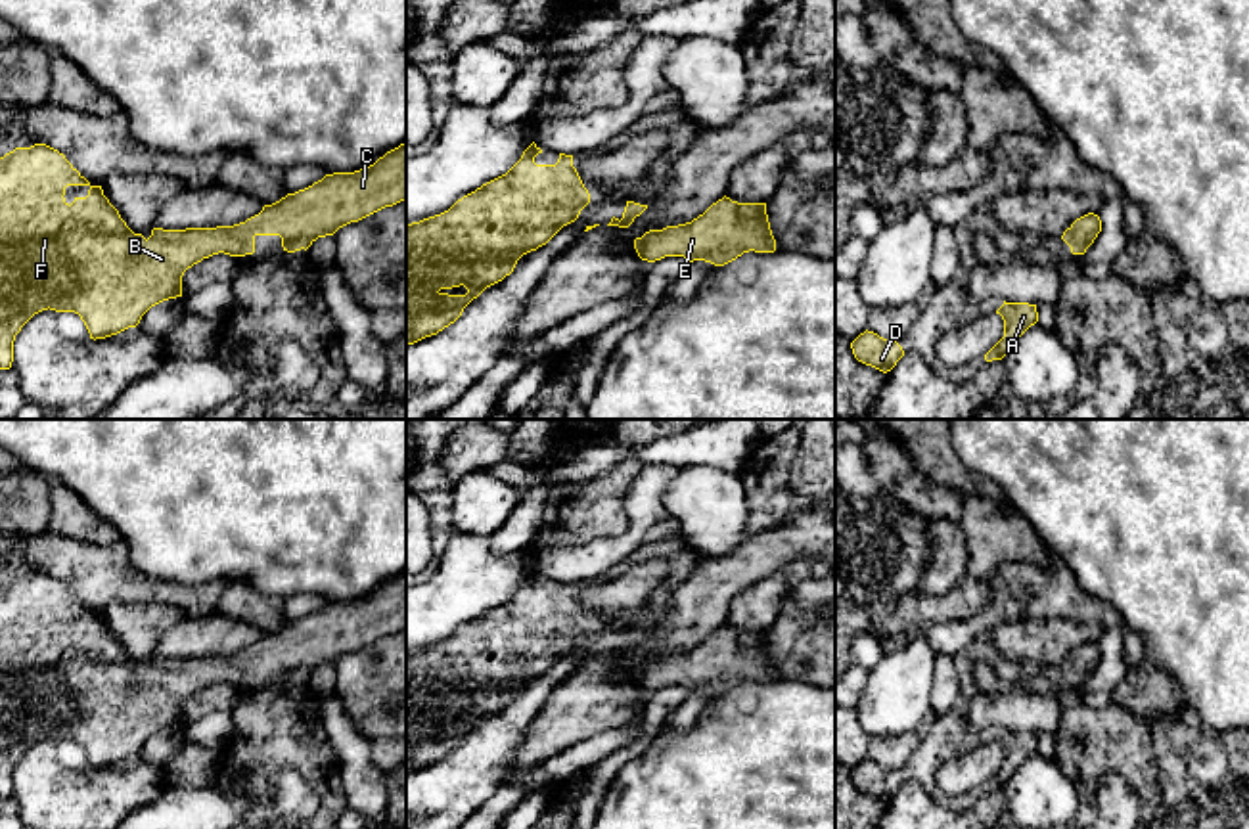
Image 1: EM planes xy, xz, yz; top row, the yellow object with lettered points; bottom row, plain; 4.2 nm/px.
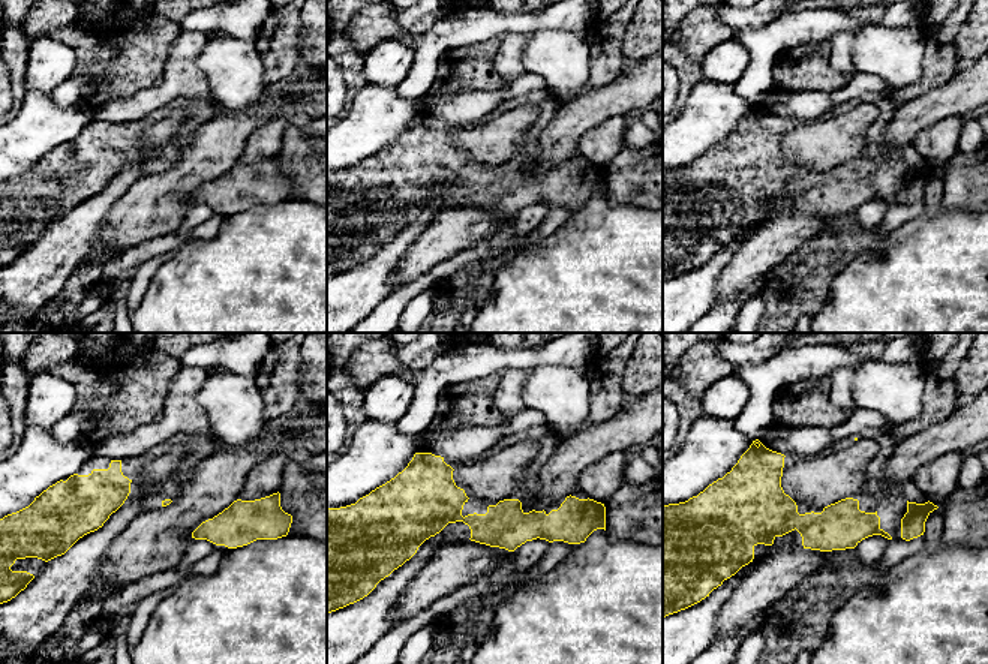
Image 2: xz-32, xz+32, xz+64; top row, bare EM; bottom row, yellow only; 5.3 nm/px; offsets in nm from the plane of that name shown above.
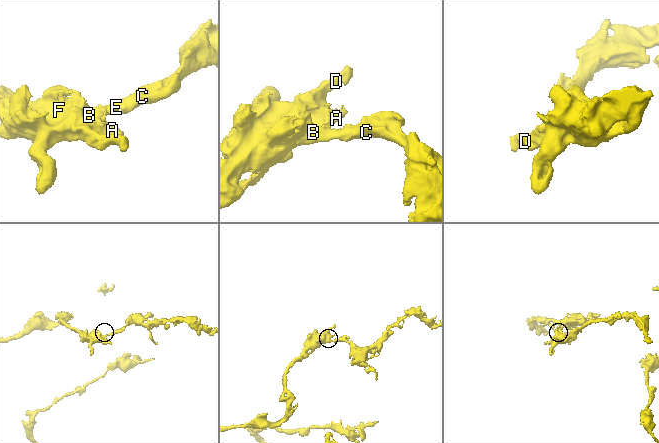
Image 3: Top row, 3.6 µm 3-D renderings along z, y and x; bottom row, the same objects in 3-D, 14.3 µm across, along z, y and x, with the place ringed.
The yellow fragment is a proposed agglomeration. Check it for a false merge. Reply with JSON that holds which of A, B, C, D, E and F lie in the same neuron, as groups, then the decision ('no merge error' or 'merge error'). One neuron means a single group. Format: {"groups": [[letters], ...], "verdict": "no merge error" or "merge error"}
{"groups": [["A", "B", "C", "D", "E", "F"]], "verdict": "no merge error"}

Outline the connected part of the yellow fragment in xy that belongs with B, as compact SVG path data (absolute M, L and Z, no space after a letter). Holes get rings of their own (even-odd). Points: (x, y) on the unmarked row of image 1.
M406 571L374 594L354 601L326 603L312 615L287 622L245 651L216 657L153 657L146 668L134 662L119 639L57 578L46 572L15 576L0 586L0 798L13 791L13 770L42 739L75 741L90 768L105 768L136 756L155 733L182 726L188 697L224 682L255 682L257 664L280 664L287 682L308 678L318 666L406 630ZM67 615L88 615L86 626L65 630Z

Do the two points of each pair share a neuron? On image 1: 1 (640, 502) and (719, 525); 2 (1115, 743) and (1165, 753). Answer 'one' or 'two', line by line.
1: two
2: two

